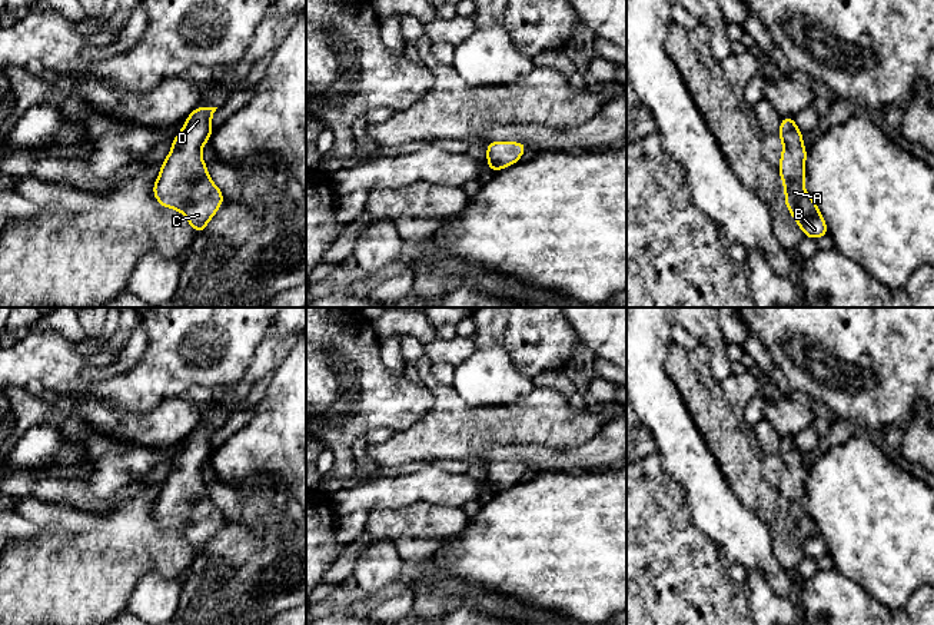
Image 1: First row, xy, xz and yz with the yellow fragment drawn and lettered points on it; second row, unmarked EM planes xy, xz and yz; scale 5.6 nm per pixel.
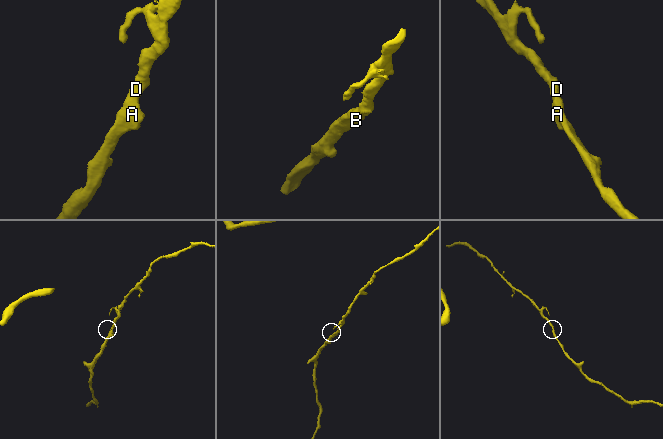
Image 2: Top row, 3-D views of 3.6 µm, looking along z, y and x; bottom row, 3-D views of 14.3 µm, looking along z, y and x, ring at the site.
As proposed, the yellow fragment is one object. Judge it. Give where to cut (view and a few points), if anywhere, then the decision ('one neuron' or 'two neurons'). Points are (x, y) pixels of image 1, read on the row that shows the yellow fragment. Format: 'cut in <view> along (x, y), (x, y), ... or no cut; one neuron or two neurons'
no cut; one neuron

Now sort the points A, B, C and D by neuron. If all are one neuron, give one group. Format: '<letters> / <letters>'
A B C D

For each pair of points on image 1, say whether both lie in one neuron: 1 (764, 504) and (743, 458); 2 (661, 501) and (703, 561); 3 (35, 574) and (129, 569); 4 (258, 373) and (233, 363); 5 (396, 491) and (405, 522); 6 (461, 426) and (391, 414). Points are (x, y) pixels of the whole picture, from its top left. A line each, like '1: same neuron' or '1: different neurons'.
1: same neuron
2: same neuron
3: same neuron
4: different neurons
5: different neurons
6: different neurons

